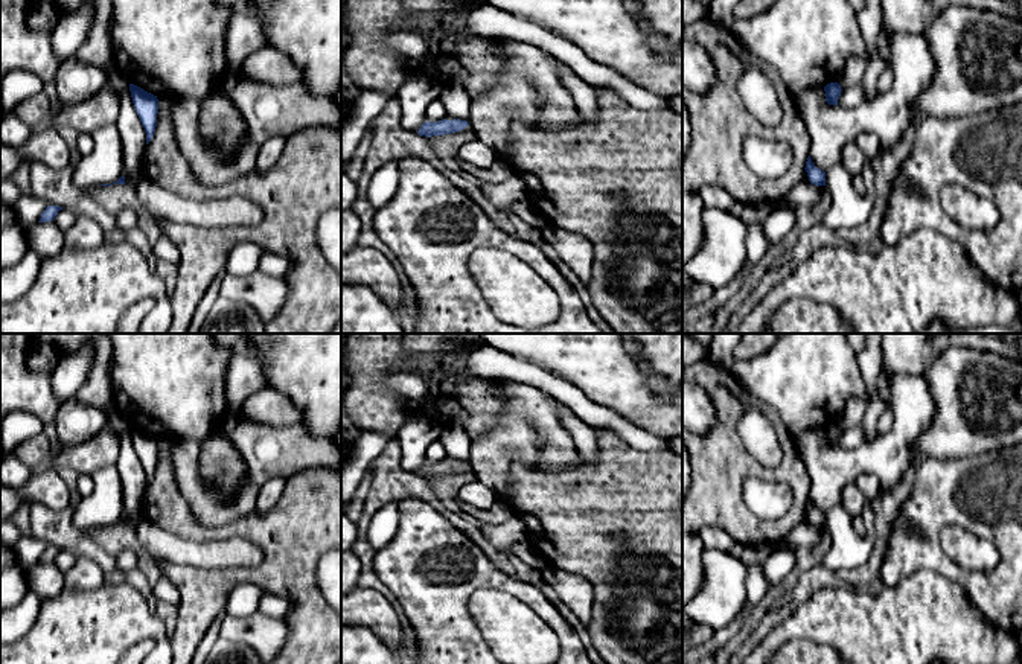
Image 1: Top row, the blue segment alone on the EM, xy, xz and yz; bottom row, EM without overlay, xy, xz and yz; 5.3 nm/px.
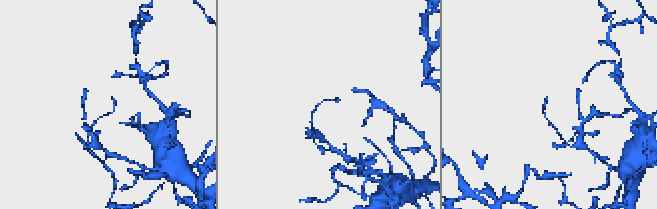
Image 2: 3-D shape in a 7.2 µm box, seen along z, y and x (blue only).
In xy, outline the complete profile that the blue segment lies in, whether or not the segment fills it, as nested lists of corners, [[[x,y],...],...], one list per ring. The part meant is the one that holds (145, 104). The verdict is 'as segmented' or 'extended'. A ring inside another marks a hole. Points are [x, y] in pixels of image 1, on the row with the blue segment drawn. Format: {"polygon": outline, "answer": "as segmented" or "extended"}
{"polygon": [[[129,84],[129,91],[134,104],[134,110],[145,128],[146,145],[151,142],[157,126],[158,99],[157,96],[145,91],[143,88]]], "answer": "as segmented"}

